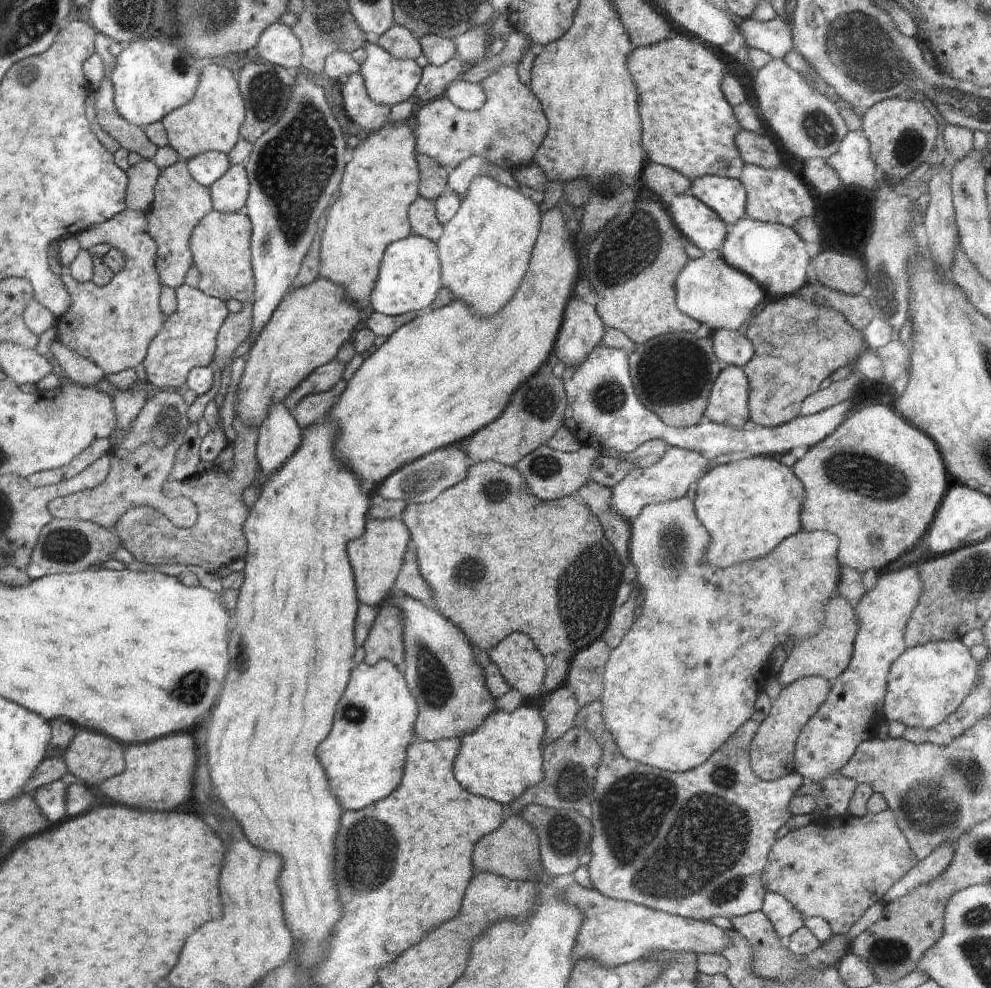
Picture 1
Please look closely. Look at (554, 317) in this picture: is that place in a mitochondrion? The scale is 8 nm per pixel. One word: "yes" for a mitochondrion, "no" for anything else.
no

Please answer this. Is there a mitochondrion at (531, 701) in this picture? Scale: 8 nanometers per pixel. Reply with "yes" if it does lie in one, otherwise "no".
no

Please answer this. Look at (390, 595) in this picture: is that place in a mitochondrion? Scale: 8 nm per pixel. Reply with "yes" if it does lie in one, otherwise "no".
no

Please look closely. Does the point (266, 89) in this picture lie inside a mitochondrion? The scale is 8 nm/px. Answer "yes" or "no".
yes

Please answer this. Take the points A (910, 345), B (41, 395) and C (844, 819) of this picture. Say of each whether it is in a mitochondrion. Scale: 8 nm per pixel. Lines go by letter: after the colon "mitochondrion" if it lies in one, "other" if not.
A: other
B: other
C: other

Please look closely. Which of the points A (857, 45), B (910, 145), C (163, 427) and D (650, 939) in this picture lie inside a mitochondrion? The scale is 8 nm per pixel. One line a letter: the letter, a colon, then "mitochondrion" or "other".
A: mitochondrion
B: mitochondrion
C: mitochondrion
D: other

